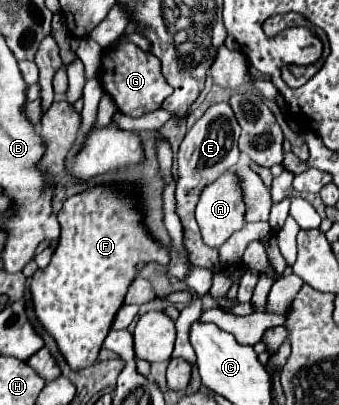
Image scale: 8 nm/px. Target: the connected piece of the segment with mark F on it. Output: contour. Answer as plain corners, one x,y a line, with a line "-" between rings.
96,186
68,198
58,212
58,222
62,232
52,260
32,276
32,306
68,366
82,370
96,362
102,340
136,276
136,264
152,260
166,266
170,252
160,248
140,226
134,196
112,188

